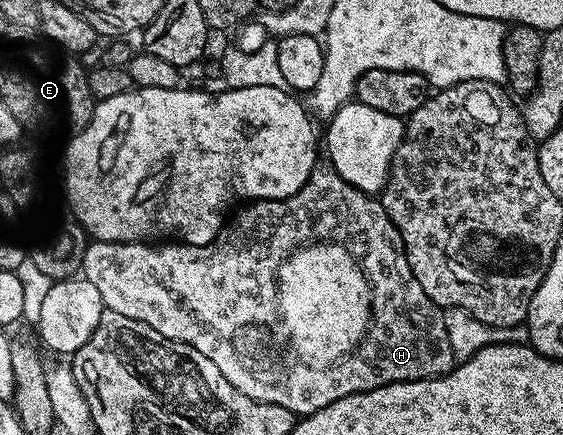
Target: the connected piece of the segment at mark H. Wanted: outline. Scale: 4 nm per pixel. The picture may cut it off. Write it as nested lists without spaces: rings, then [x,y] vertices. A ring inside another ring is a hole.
[[[319,163],[316,164],[314,171],[311,173],[311,178],[305,183],[305,187],[301,187],[301,191],[297,191],[297,195],[286,197],[280,201],[252,201],[244,204],[238,212],[239,211],[240,213],[237,214],[236,217],[234,214],[234,216],[224,224],[222,231],[220,231],[208,245],[140,243],[138,241],[95,241],[94,243],[88,244],[87,250],[83,252],[83,264],[81,266],[82,276],[86,278],[89,283],[93,283],[93,285],[97,287],[98,294],[101,295],[101,299],[106,308],[117,311],[117,315],[129,315],[129,319],[137,319],[141,323],[153,327],[153,331],[161,331],[161,335],[165,335],[165,339],[180,341],[189,347],[193,347],[197,351],[201,351],[201,355],[205,355],[205,359],[213,359],[213,363],[217,363],[217,371],[221,371],[221,375],[225,375],[225,379],[229,379],[229,383],[233,383],[233,387],[237,387],[237,391],[241,391],[241,395],[249,395],[249,399],[257,399],[258,401],[285,407],[290,413],[296,415],[316,413],[317,411],[321,411],[321,407],[329,407],[329,403],[337,403],[337,399],[345,399],[345,395],[373,391],[377,387],[388,385],[389,383],[397,383],[398,381],[424,381],[430,377],[444,377],[446,373],[451,372],[451,370],[455,368],[457,362],[453,355],[453,347],[449,347],[449,331],[445,331],[444,310],[440,308],[440,306],[435,305],[433,299],[429,299],[429,295],[425,295],[425,291],[421,291],[421,283],[417,283],[417,277],[413,275],[412,267],[409,265],[408,255],[405,254],[403,250],[401,235],[397,231],[396,225],[389,219],[388,213],[378,198],[375,198],[372,194],[363,193],[359,189],[353,188],[329,163]],[[328,239],[342,245],[362,267],[363,273],[371,285],[371,311],[373,320],[368,328],[366,337],[359,342],[358,349],[346,359],[326,367],[300,367],[298,364],[295,364],[296,366],[290,365],[290,363],[287,362],[286,355],[279,350],[279,341],[275,338],[275,325],[277,329],[281,321],[279,312],[279,290],[276,288],[279,269],[282,267],[284,261],[304,243],[323,243]]]

